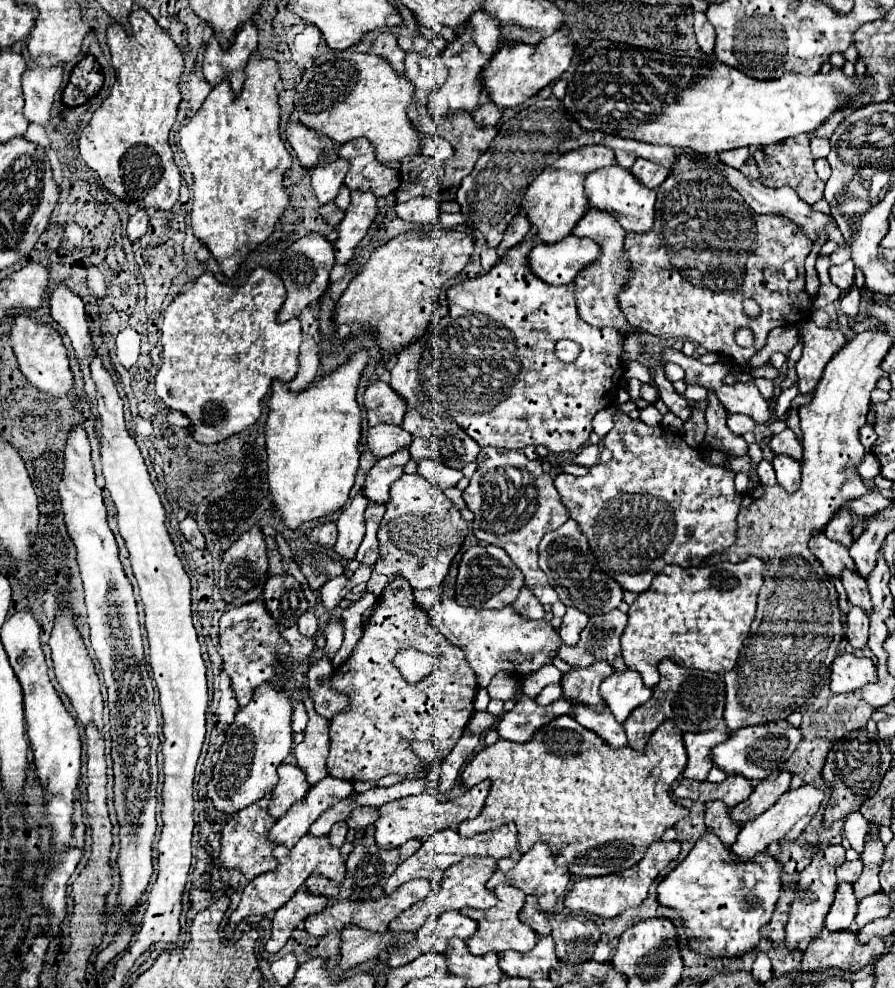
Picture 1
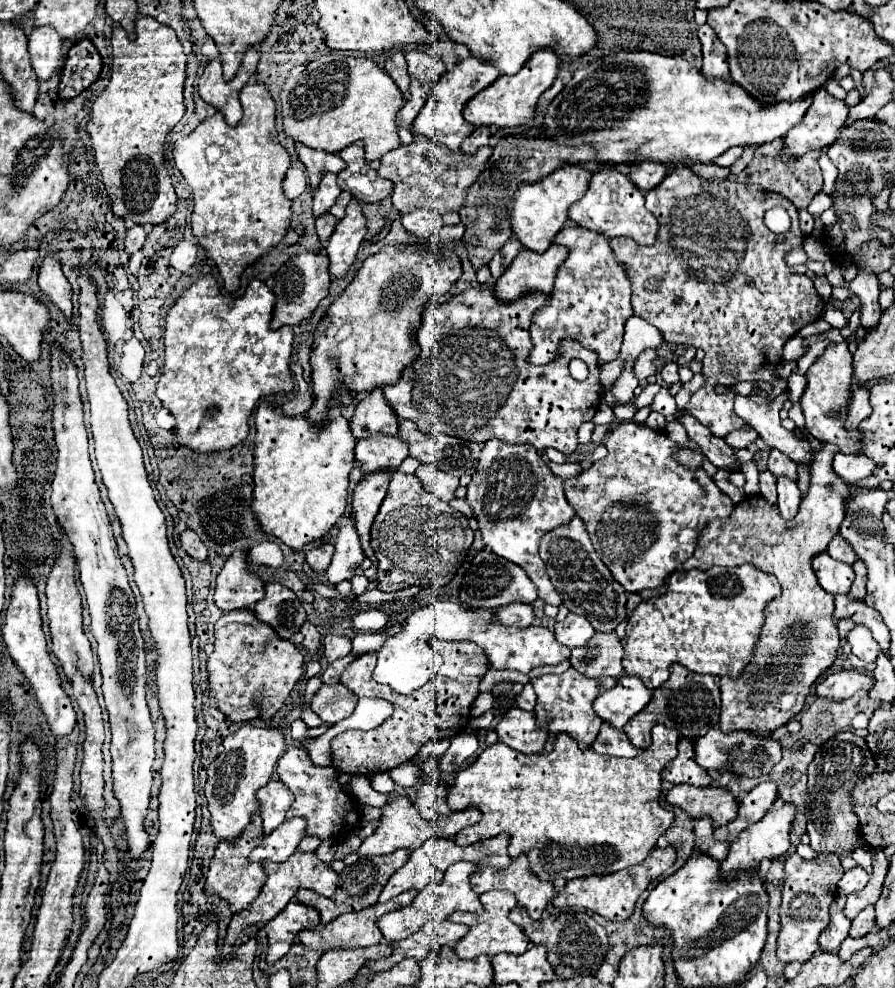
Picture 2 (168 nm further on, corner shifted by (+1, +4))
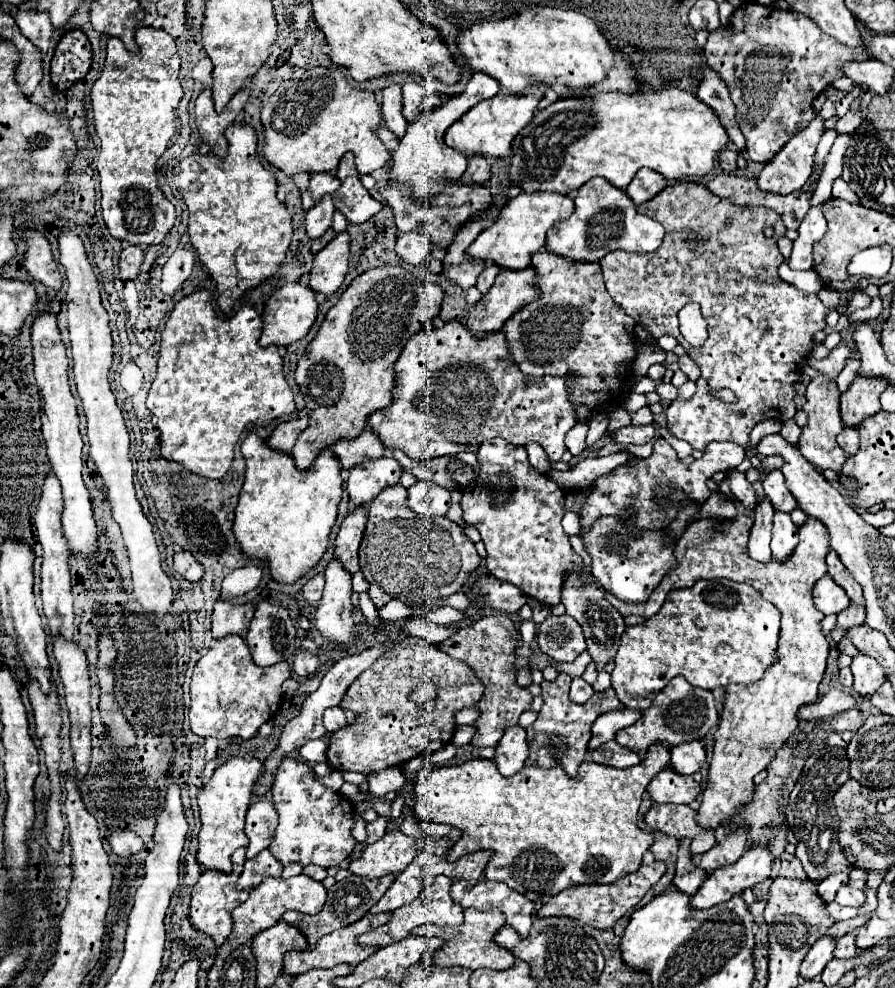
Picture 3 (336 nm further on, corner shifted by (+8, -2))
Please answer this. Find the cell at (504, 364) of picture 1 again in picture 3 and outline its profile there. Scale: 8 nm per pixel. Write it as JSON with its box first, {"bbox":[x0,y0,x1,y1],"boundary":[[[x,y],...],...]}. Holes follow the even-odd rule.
{"bbox":[368,320,578,462],"boundary":[[[450,320],[444,322],[442,328],[420,330],[408,340],[406,348],[396,360],[394,400],[388,408],[372,412],[368,416],[368,426],[382,438],[386,448],[400,448],[412,460],[432,460],[444,454],[476,452],[484,440],[500,436],[518,446],[536,442],[546,450],[550,462],[558,462],[566,452],[564,438],[578,422],[574,404],[568,400],[568,386],[572,380],[576,380],[574,374],[554,378],[544,376],[542,380],[524,376],[508,352],[504,330],[488,332],[486,336],[478,338],[464,322]]]}

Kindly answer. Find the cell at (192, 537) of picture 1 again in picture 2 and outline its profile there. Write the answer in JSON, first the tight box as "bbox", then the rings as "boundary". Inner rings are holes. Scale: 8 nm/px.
{"bbox":[181,530,207,560],"boundary":[[[185,530],[181,534],[181,546],[183,550],[195,558],[195,560],[207,560],[207,548],[203,546],[203,542],[199,540],[199,536],[193,530]]]}

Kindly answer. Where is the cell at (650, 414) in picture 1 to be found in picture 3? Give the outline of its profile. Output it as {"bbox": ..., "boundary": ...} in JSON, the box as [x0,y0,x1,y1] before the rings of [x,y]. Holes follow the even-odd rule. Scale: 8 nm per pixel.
{"bbox":[614,424,656,444],"boundary":[[[652,424],[646,426],[626,426],[614,434],[616,442],[620,444],[646,444],[656,436],[656,428]]]}

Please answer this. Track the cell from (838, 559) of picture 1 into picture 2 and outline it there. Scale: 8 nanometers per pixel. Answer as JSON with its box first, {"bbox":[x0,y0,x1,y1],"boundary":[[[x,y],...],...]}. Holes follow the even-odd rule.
{"bbox":[813,552,855,596],"boundary":[[[827,552],[815,556],[813,570],[815,570],[817,578],[819,578],[819,586],[823,590],[827,590],[829,594],[833,594],[833,596],[835,594],[847,594],[853,580],[855,580],[853,568],[831,560],[831,556]]]}

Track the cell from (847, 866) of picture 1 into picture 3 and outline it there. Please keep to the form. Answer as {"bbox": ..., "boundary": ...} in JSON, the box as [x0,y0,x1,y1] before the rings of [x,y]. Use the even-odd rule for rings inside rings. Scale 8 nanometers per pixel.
{"bbox":[836,886,866,908],"boundary":[[[842,886],[838,890],[838,894],[836,894],[836,902],[842,904],[842,906],[856,906],[858,908],[858,906],[864,904],[864,900],[866,900],[864,892],[862,890],[856,890],[852,886]]]}

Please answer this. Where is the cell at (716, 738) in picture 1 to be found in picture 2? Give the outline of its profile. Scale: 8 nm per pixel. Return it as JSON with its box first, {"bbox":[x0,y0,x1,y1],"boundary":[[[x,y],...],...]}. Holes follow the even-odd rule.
{"bbox":[661,740,711,788],"boundary":[[[681,740],[679,742],[679,754],[675,760],[671,760],[663,772],[661,778],[671,782],[671,784],[691,784],[697,788],[705,788],[711,784],[711,778],[707,770],[703,770],[695,762],[695,752],[691,750],[691,740]]]}

